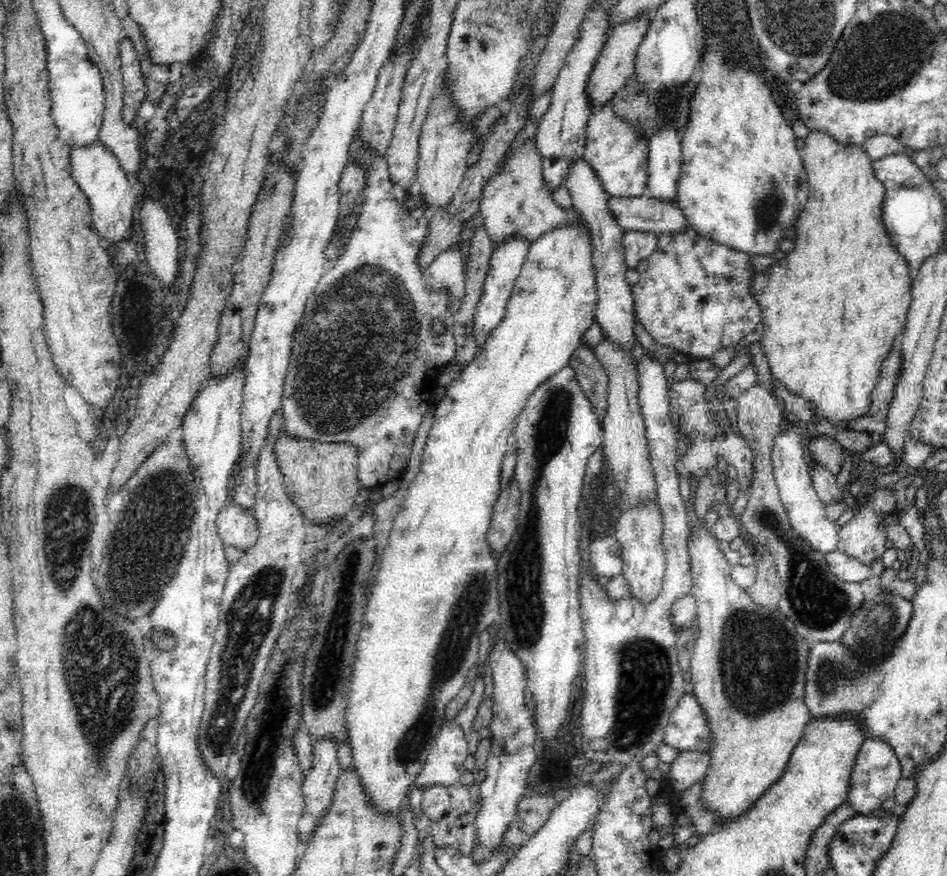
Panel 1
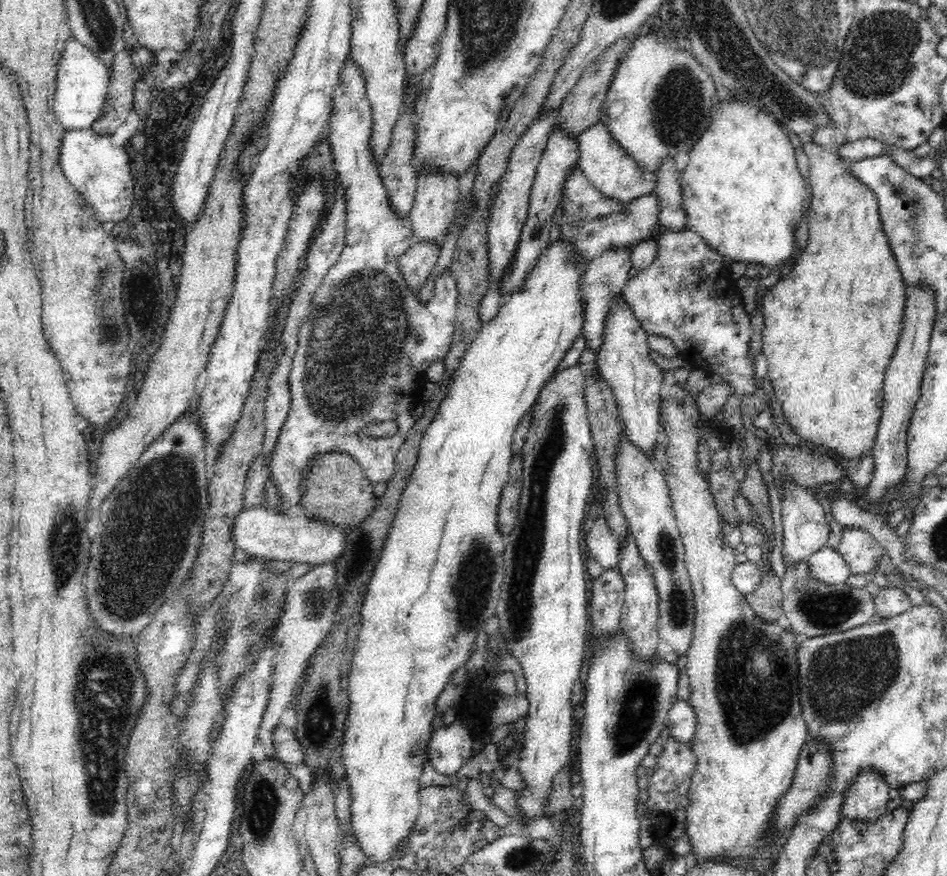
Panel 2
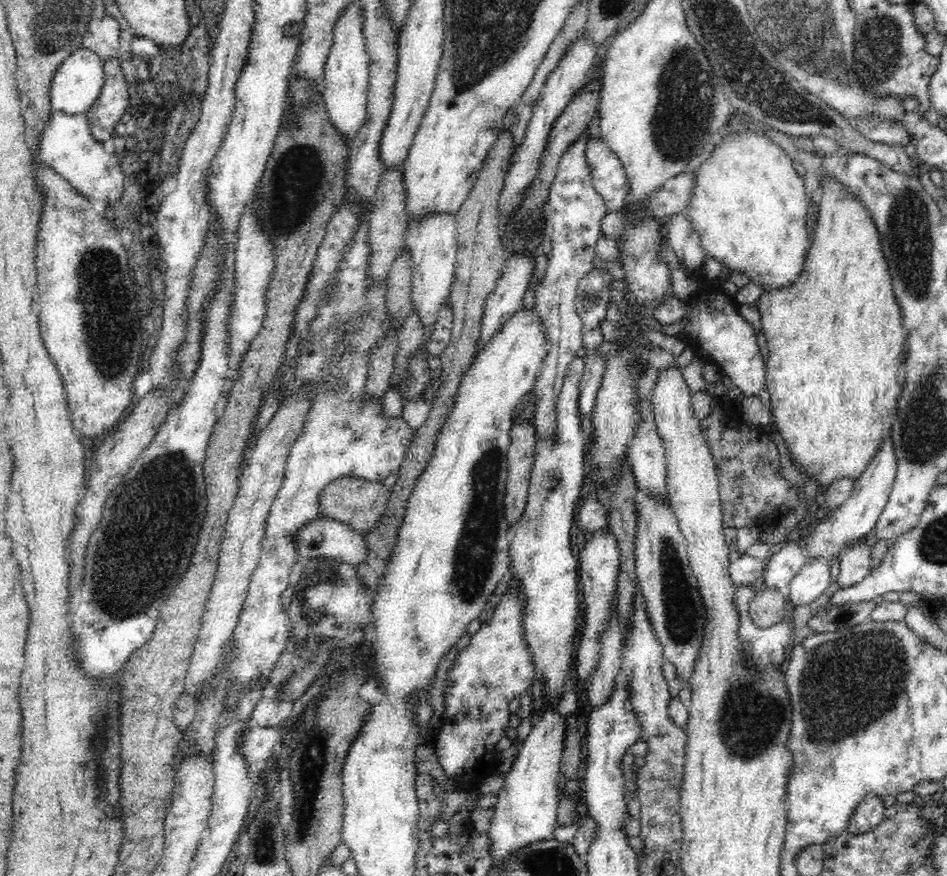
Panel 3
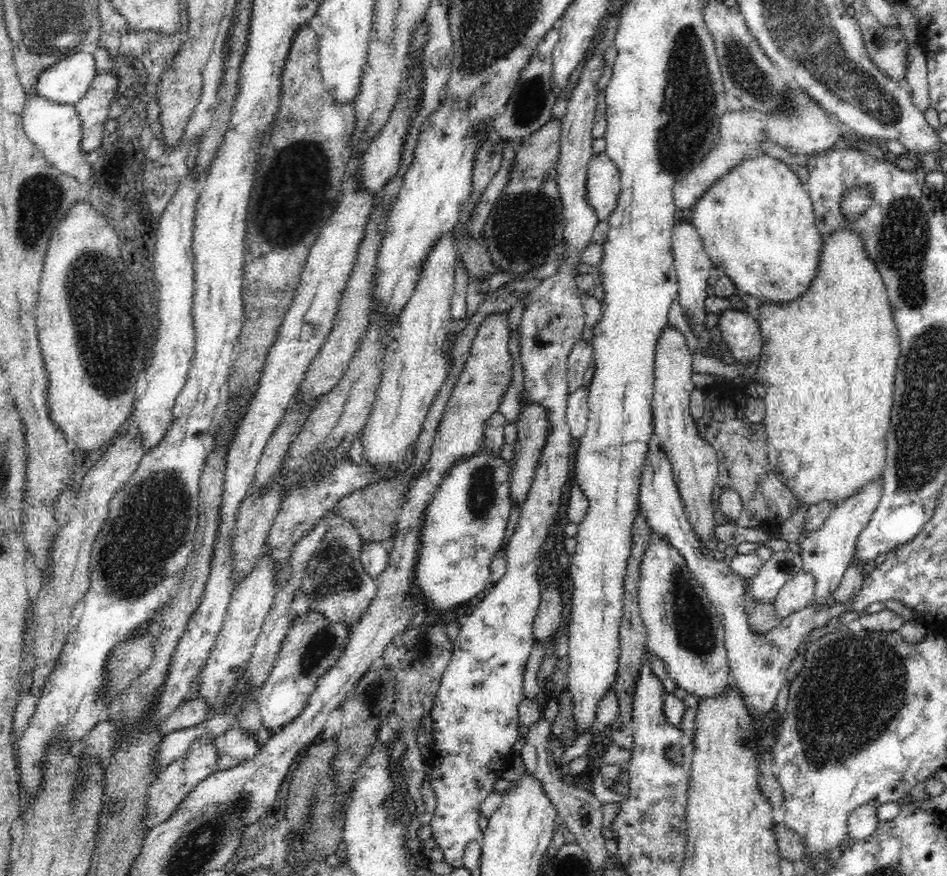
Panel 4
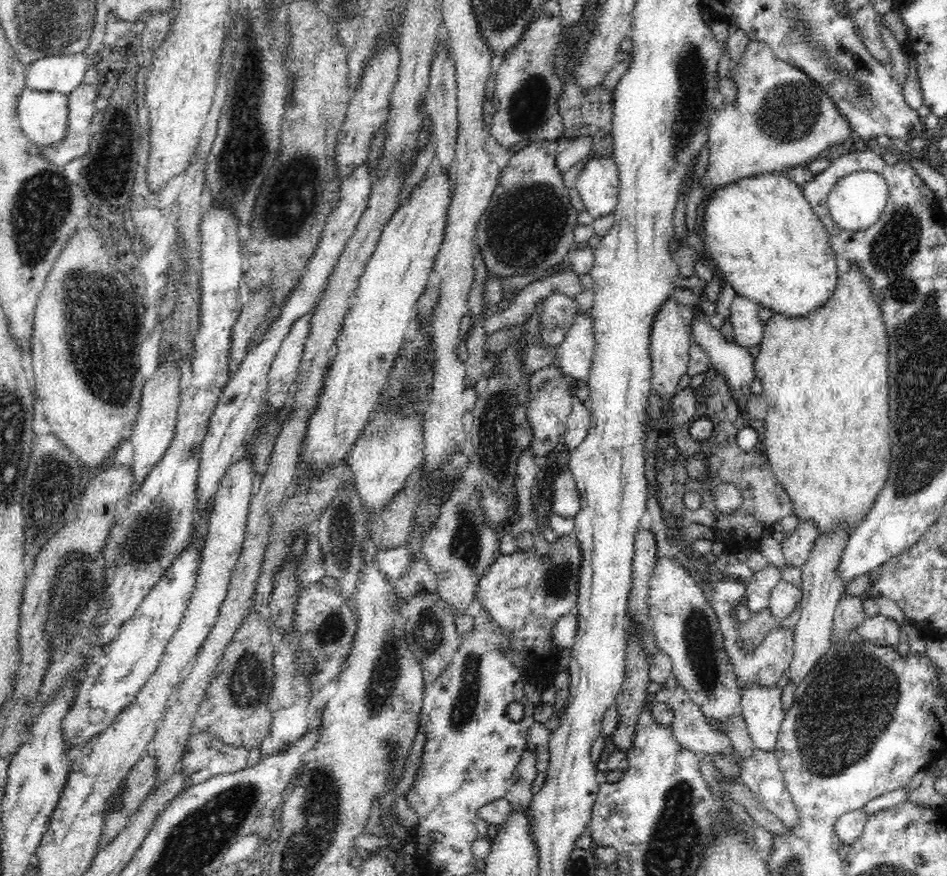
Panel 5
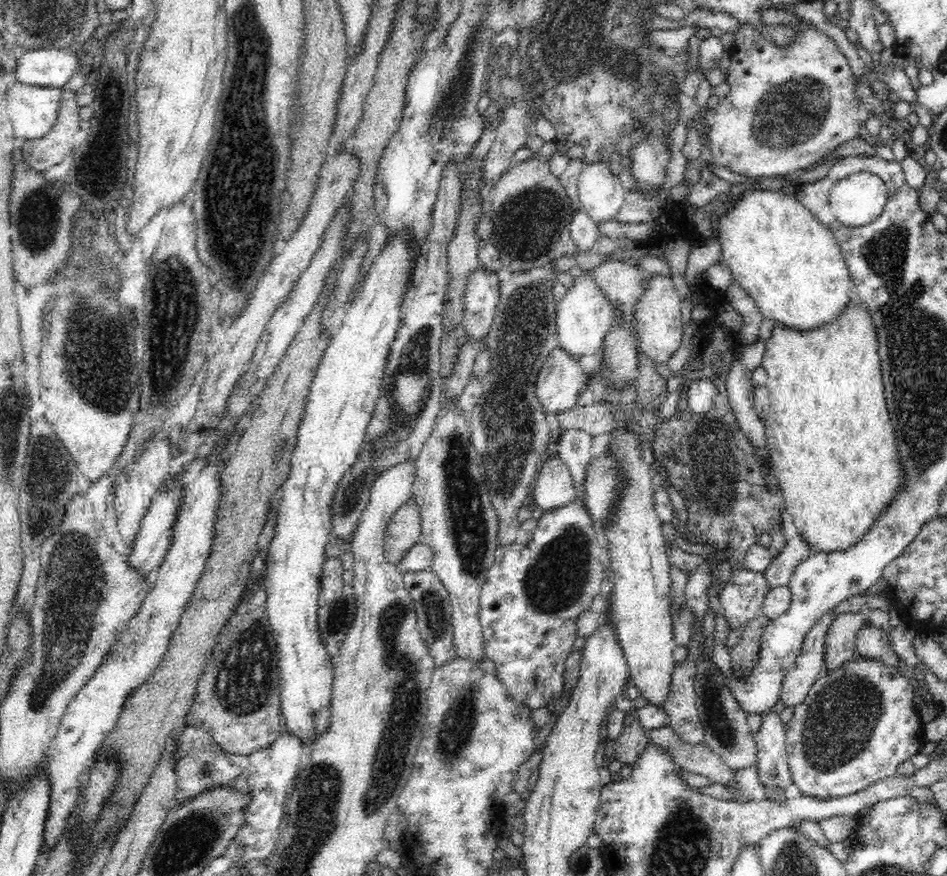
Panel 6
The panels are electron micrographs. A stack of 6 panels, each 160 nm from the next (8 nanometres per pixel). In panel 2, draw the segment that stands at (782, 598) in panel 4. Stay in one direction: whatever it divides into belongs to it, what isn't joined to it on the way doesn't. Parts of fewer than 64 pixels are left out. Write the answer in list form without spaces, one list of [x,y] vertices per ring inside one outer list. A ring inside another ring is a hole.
[[[822,547],[807,559],[809,574],[824,584],[842,584],[852,575],[837,549]]]

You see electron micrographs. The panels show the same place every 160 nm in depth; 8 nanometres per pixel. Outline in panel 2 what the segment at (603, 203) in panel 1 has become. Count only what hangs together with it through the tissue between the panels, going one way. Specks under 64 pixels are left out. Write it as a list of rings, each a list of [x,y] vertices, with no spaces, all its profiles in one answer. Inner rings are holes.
[[[617,295],[609,308],[609,316],[606,317],[602,330],[602,348],[596,354],[597,367],[602,379],[614,391],[626,438],[650,457],[650,454],[654,454],[652,450],[656,450],[658,434],[662,430],[659,411],[660,386],[664,382],[664,372],[650,358],[649,334],[642,328],[640,320],[634,315],[624,296]]]

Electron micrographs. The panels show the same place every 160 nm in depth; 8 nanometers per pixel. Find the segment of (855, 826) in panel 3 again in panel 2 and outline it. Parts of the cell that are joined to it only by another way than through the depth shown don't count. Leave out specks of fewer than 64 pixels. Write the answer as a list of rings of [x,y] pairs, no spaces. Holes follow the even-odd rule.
[[[861,771],[858,777],[851,783],[845,791],[844,804],[842,804],[841,814],[854,822],[876,822],[887,813],[886,806],[890,802],[890,787],[888,781],[876,773],[876,771]]]

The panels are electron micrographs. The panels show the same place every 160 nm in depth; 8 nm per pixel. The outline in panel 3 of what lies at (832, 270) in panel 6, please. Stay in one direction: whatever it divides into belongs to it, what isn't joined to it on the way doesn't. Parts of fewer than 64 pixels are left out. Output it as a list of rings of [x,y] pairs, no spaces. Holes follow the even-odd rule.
[[[730,124],[717,138],[719,145],[711,152],[711,155],[697,168],[696,180],[694,180],[694,188],[686,215],[689,218],[690,224],[693,227],[693,232],[699,237],[702,249],[707,256],[721,262],[724,267],[727,267],[731,272],[740,272],[746,275],[750,282],[760,284],[765,293],[786,289],[792,282],[799,278],[803,272],[805,261],[810,249],[812,240],[808,234],[808,226],[806,224],[806,214],[808,214],[808,198],[806,196],[806,188],[804,187],[804,178],[800,177],[792,167],[792,159],[786,153],[770,141],[772,137],[766,134],[752,133],[744,128],[739,128],[734,124]]]

